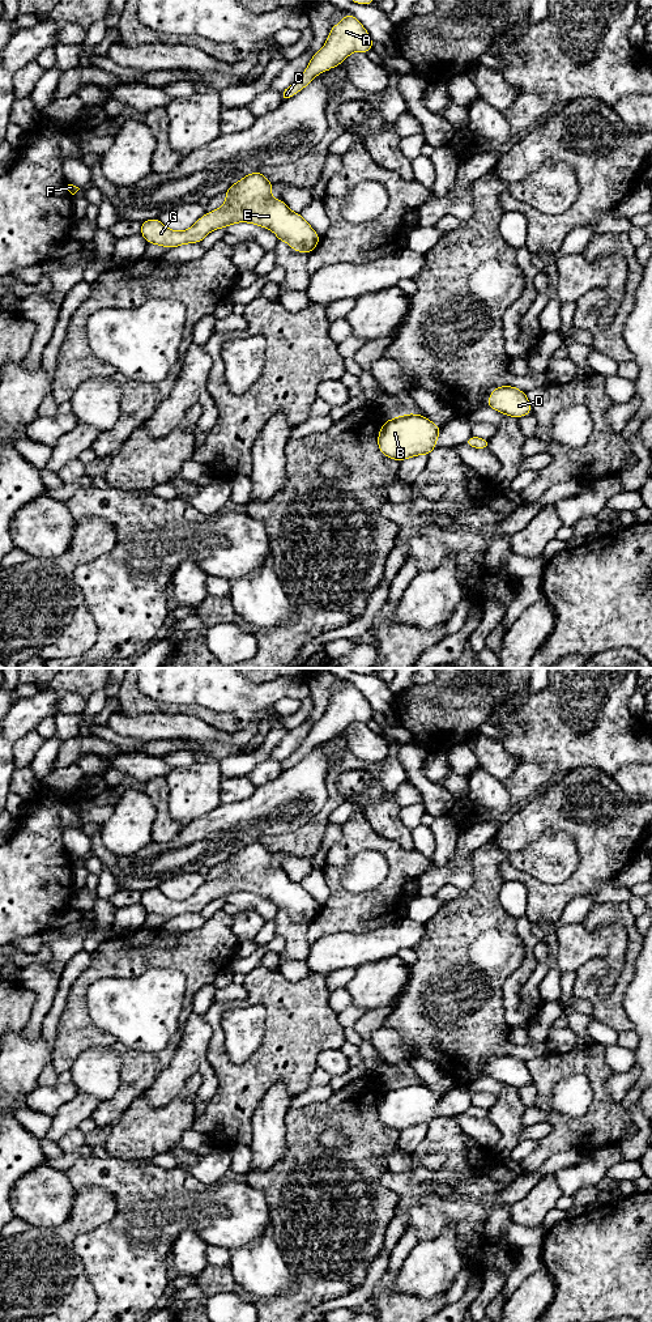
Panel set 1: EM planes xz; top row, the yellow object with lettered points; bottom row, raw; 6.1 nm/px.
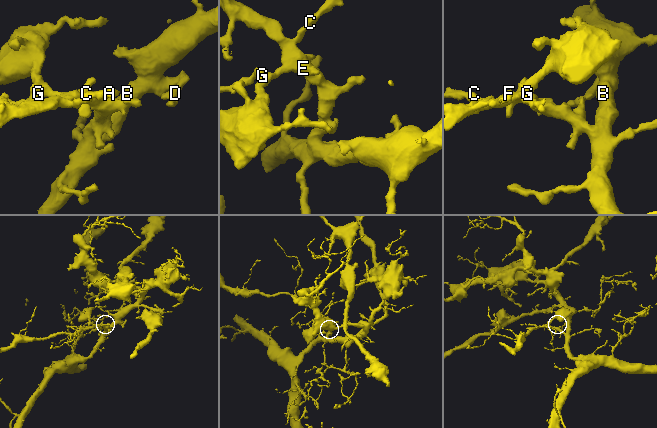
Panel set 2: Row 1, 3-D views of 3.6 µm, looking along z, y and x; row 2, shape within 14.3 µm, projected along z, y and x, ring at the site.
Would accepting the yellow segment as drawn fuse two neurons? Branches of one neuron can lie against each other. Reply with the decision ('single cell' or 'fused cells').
single cell

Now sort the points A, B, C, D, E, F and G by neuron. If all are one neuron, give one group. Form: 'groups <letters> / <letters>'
groups A B C D E F G

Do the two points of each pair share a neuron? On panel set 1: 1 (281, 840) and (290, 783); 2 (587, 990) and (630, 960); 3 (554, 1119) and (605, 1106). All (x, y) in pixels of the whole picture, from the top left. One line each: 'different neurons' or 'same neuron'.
1: different neurons
2: same neuron
3: same neuron

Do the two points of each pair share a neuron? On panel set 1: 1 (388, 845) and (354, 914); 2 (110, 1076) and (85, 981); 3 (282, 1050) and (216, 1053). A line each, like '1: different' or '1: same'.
1: same
2: different
3: same

